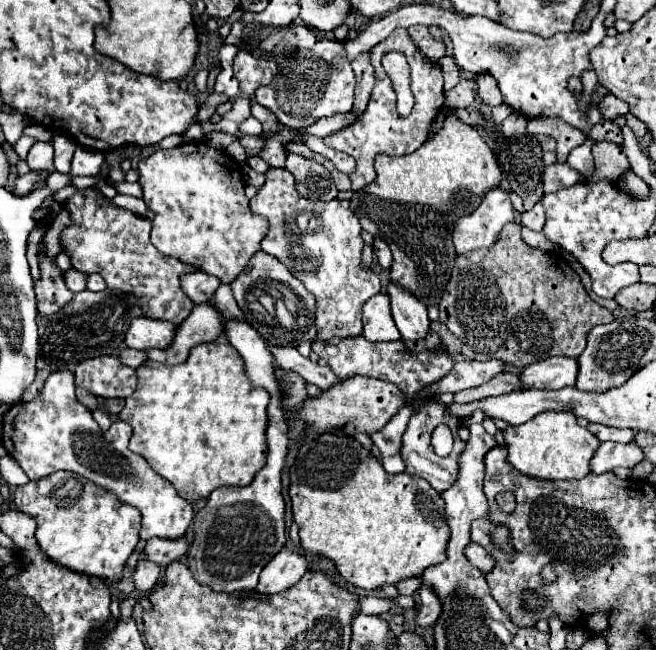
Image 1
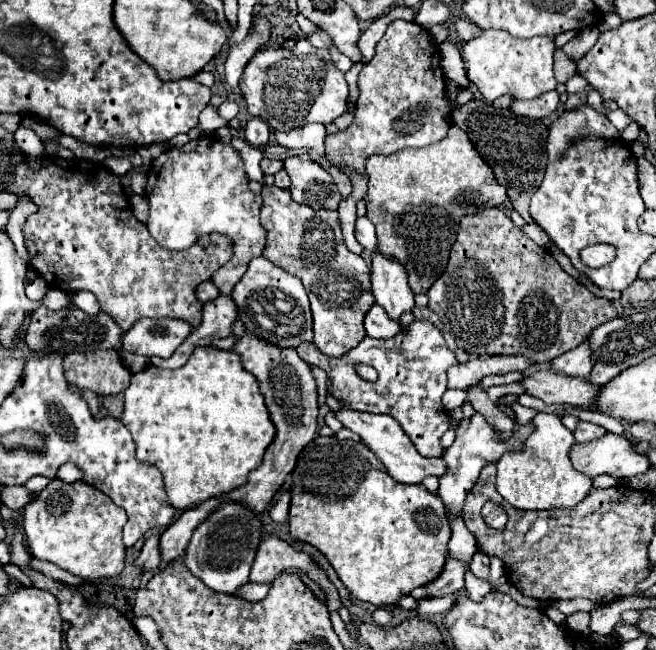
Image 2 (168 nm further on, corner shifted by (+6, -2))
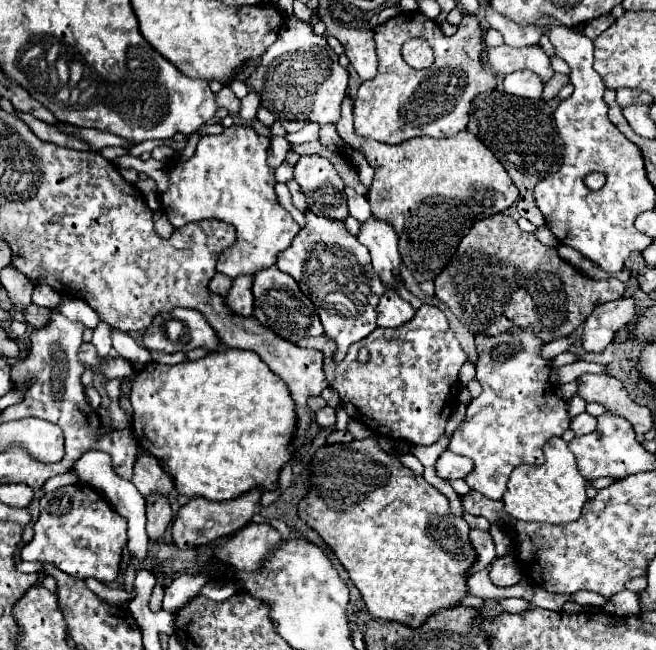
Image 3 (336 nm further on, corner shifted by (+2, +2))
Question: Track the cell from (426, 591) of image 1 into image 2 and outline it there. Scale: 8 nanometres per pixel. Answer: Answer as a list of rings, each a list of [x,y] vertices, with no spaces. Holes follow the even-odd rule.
[[[449,556],[447,562],[445,562],[445,566],[443,566],[443,570],[441,570],[441,574],[433,582],[425,584],[427,598],[451,596],[451,594],[463,590],[463,586],[465,586],[465,578],[463,576],[465,576],[463,564],[459,560],[455,560],[455,558]]]

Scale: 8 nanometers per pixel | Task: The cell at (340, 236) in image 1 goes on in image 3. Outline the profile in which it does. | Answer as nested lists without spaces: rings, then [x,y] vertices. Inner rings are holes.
[[[307,212],[307,226],[291,240],[291,246],[277,258],[277,268],[289,274],[303,294],[313,302],[323,326],[325,336],[337,342],[335,360],[341,362],[351,344],[369,336],[375,324],[375,308],[381,294],[387,290],[381,278],[373,272],[369,250],[351,236],[343,222],[327,220]]]

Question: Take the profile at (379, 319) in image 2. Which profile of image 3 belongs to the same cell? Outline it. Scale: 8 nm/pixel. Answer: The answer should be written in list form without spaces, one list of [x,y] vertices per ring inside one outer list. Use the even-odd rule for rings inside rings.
[[[385,290],[377,304],[377,326],[381,328],[399,328],[415,316],[415,308],[405,302],[397,292]]]

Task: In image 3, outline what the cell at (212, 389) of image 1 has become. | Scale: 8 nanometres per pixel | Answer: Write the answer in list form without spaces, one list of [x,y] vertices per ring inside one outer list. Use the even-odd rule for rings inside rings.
[[[227,348],[175,366],[151,362],[137,374],[129,398],[133,406],[133,432],[139,444],[171,468],[173,484],[183,496],[225,502],[253,488],[277,490],[279,472],[295,454],[291,444],[297,430],[295,400],[287,384],[253,352]]]

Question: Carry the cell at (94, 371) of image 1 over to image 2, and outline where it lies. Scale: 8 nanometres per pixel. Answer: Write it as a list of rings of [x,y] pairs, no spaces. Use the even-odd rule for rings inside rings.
[[[117,350],[73,352],[65,356],[65,378],[97,396],[115,396],[129,386],[131,372]]]

